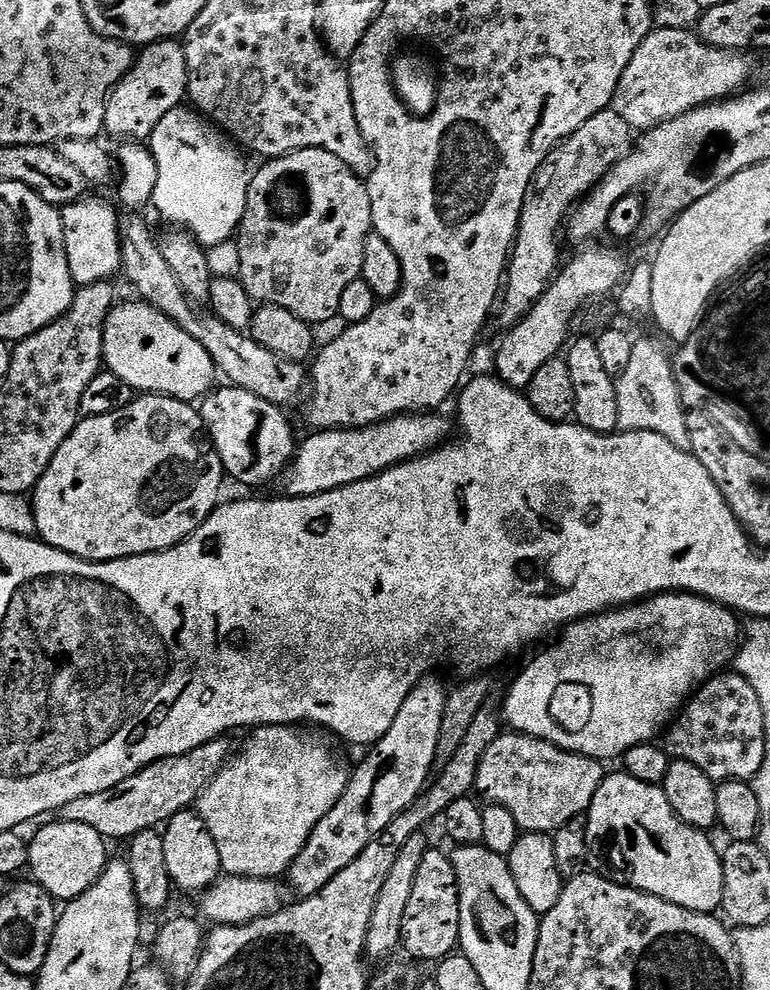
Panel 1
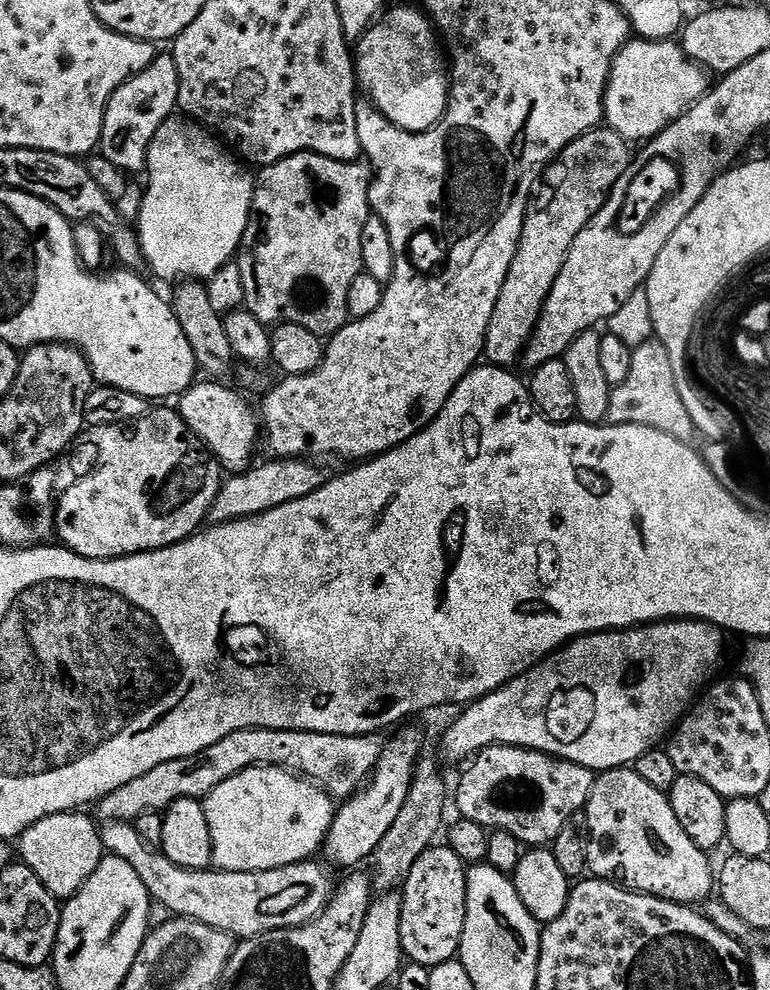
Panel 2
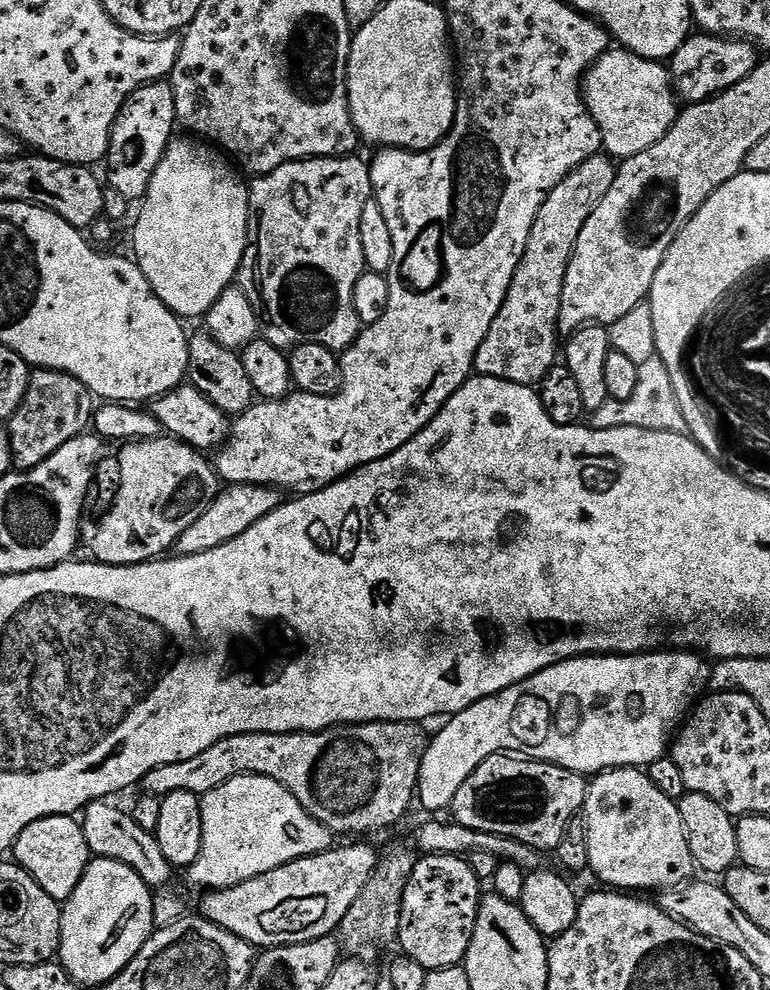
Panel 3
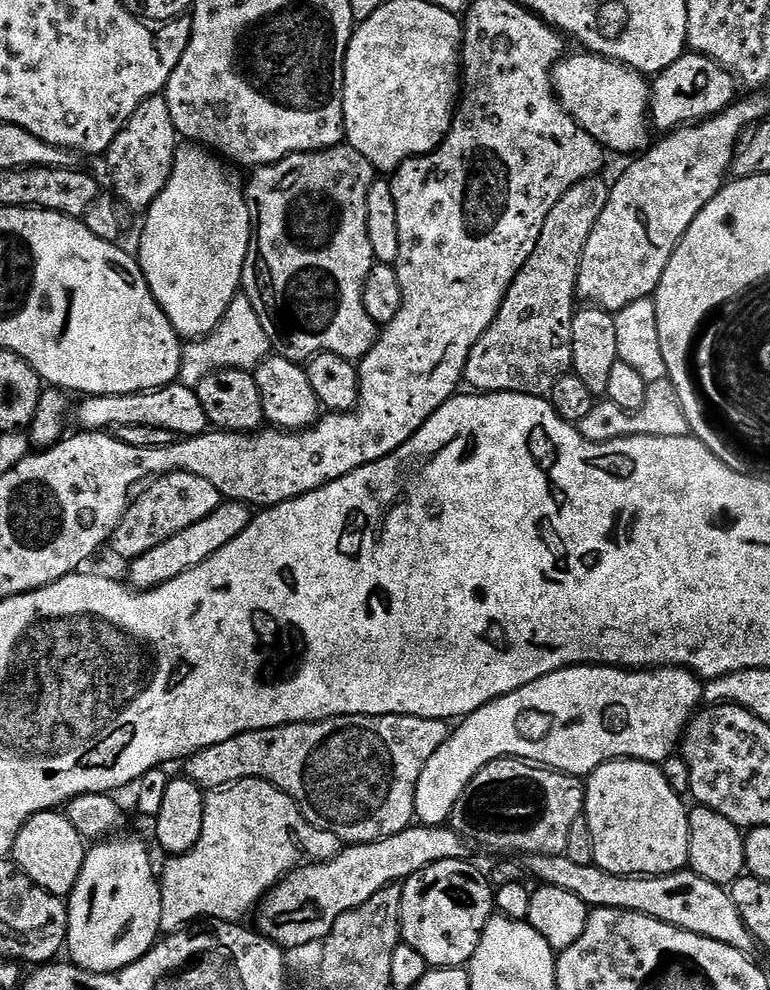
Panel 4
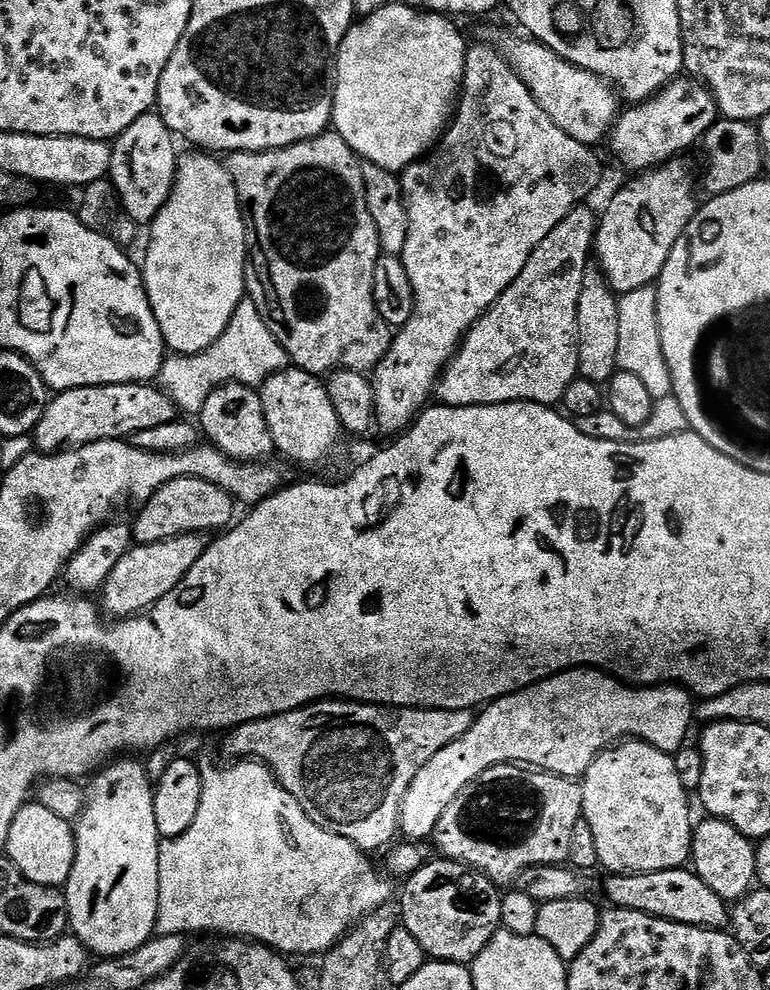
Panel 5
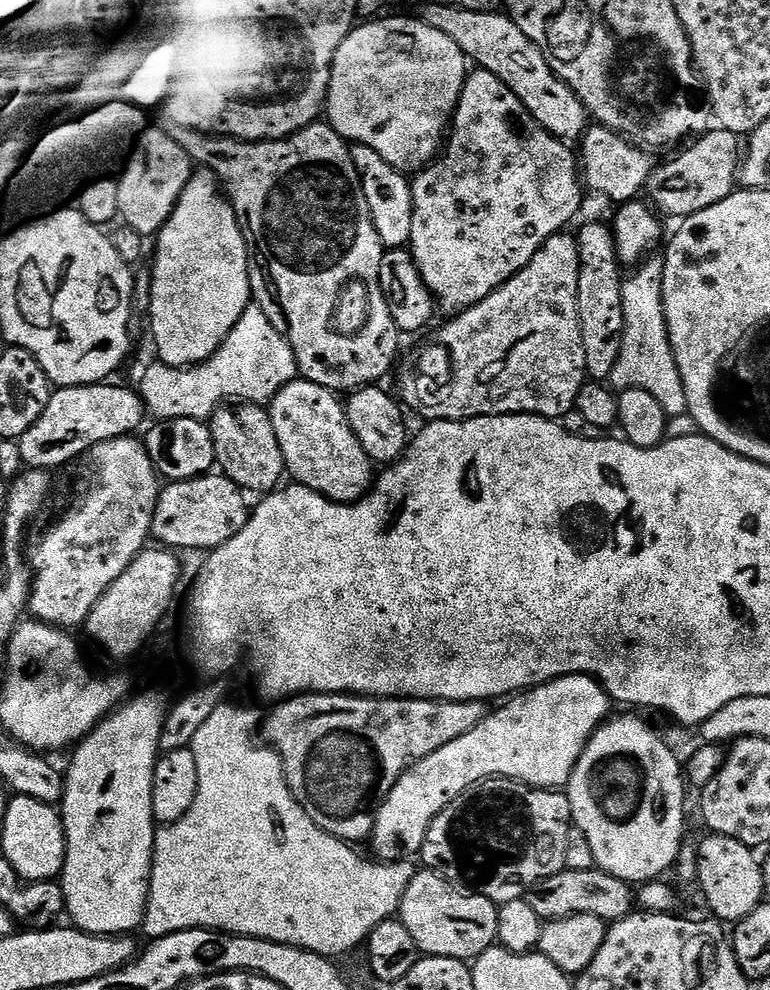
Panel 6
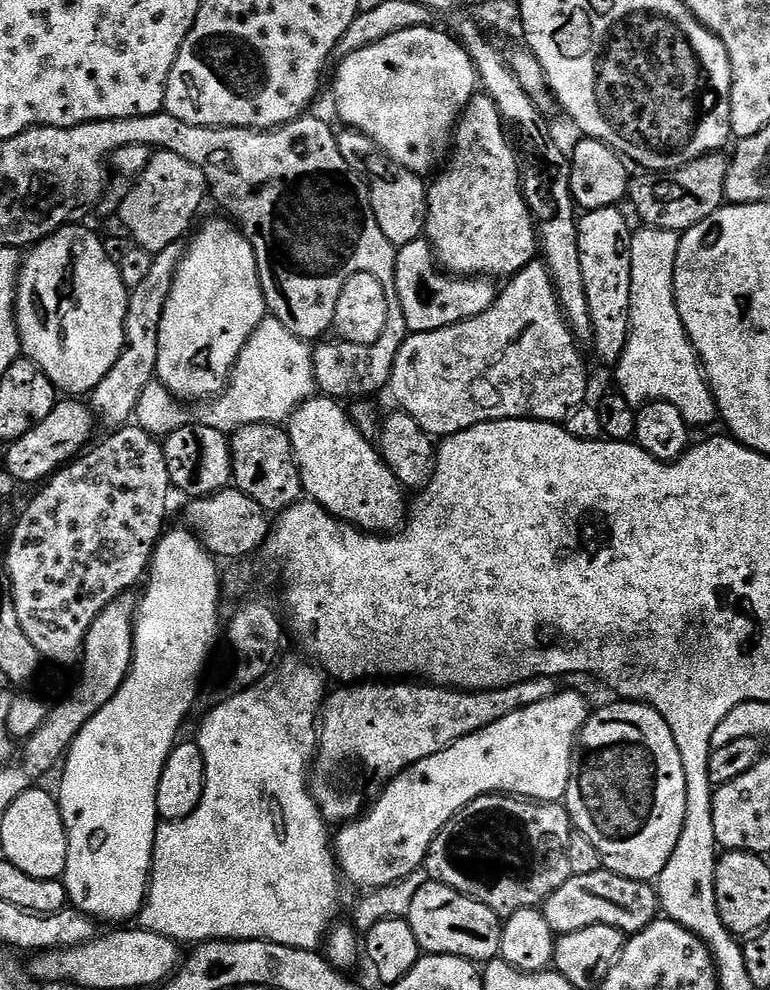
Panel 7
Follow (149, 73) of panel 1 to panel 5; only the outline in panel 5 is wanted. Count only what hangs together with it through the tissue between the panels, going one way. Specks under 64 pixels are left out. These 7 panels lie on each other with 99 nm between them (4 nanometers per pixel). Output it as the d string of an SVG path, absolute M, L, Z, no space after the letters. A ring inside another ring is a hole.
M159 114L138 118L112 144L112 170L110 179L120 195L123 215L136 224L151 225L156 215L166 206L176 185L177 137L166 126Z

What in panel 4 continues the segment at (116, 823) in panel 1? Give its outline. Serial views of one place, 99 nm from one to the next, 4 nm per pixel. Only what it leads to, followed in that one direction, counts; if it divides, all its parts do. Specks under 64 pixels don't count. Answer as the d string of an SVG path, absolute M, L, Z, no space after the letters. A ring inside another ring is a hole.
M331 716L325 720L311 720L309 724L283 724L277 728L254 730L246 734L238 734L234 738L228 739L227 742L218 742L214 746L206 746L183 761L183 775L187 779L193 780L199 788L205 790L227 788L229 784L236 784L239 780L264 780L267 784L273 784L278 790L285 792L300 808L300 813L318 830L326 830L330 834L334 834L345 845L369 844L375 840L390 838L394 834L406 830L413 823L416 815L414 798L418 790L418 778L422 774L422 770L426 770L426 762L430 762L430 758L434 758L434 750L438 750L438 746L442 746L442 742L446 742L449 731L449 721L435 720L434 718L418 718L417 716Z

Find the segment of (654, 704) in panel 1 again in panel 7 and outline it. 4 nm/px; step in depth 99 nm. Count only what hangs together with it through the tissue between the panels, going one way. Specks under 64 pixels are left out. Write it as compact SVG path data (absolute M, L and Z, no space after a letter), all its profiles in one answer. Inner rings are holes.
M560 690L556 695L536 702L534 706L526 706L522 710L514 710L514 714L506 714L506 718L498 718L498 722L399 772L363 815L343 825L337 831L340 832L337 836L335 833L334 855L341 877L363 890L385 888L404 880L423 865L428 848L442 826L446 826L446 822L450 822L458 810L479 796L507 794L537 802L563 801L570 778L572 754L576 751L576 738L589 715L590 707L578 693Z

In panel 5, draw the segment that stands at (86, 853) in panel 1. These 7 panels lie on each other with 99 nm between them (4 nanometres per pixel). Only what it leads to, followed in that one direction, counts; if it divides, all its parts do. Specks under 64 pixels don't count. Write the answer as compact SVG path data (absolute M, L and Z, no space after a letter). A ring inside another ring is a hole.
M26 802L10 826L6 856L30 882L63 889L76 861L76 834L73 825L58 818L58 814L51 810L46 810L46 806Z

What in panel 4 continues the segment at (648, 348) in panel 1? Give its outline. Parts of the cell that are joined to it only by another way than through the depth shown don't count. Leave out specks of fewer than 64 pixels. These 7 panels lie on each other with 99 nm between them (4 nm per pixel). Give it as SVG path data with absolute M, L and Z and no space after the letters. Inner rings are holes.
M668 379L649 383L646 402L638 413L627 413L607 400L597 401L590 413L576 426L587 441L604 442L630 436L682 437L689 435L688 423L677 391Z

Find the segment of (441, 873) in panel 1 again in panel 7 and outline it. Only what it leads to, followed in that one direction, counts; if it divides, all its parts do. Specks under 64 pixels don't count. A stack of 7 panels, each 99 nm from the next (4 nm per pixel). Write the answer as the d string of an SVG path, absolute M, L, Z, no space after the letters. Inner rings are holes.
M429 882L414 894L407 917L421 953L433 956L457 956L473 962L495 960L502 942L502 918L490 906L462 894L445 884Z

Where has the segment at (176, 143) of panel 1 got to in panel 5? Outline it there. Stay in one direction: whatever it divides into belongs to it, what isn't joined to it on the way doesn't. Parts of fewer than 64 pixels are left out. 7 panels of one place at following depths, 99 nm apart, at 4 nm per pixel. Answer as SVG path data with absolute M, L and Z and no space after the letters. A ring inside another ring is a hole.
M188 150L176 161L176 185L172 187L166 206L150 225L152 237L148 240L148 253L142 260L144 289L150 298L154 318L162 330L165 345L173 353L193 356L215 342L226 330L234 310L238 310L246 296L248 270L248 226L244 223L244 210L228 172L227 163L220 164L215 155L203 150Z

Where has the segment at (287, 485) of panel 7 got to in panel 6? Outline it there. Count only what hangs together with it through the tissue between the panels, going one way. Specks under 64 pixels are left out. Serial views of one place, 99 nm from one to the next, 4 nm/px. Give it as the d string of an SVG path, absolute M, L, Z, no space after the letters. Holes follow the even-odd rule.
M243 402L235 406L225 406L212 416L210 427L216 462L223 475L248 494L271 494L281 487L280 479L285 479L286 476L282 446L278 446L278 434L274 434L267 407Z

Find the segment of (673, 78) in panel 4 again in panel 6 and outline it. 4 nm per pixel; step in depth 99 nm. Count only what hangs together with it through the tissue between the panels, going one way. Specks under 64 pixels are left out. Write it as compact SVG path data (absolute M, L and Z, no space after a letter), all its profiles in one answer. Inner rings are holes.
M603 126L589 127L578 144L578 160L585 185L608 200L617 200L620 206L635 201L639 197L636 195L647 189L654 167L652 156L651 151L631 144L627 136L620 136Z

